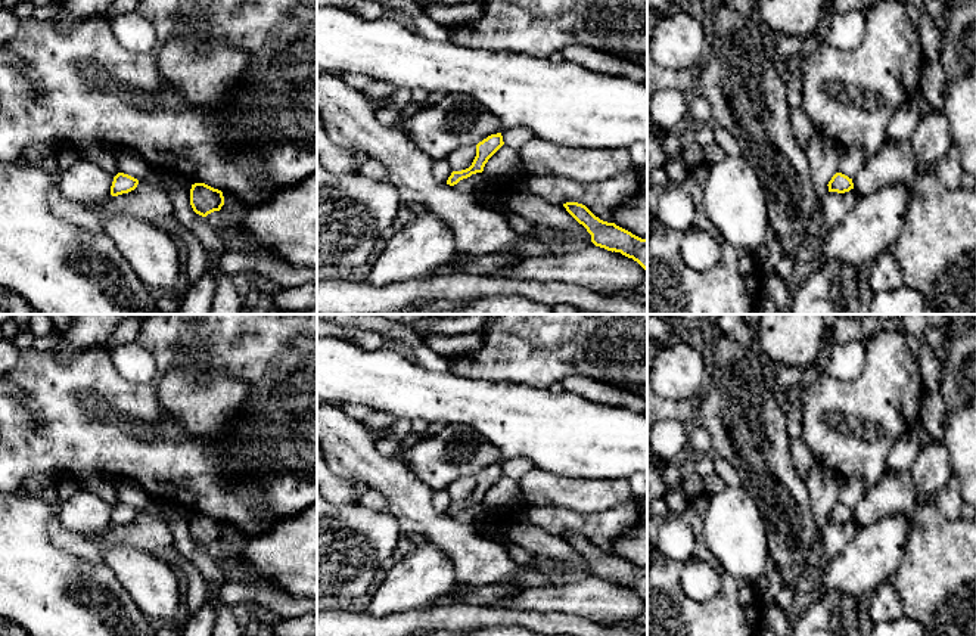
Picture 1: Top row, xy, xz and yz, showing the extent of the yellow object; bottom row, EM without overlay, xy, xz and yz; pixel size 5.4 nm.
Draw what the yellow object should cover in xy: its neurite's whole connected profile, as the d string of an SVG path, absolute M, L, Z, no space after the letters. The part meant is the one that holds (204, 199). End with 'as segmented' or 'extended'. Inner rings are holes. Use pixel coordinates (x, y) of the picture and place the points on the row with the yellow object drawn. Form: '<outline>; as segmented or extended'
M195 183L190 189L190 205L202 217L220 211L224 205L223 192L205 183Z; as segmented

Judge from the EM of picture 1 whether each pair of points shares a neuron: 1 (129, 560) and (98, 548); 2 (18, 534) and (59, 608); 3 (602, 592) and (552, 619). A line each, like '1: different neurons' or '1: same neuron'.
1: different neurons
2: same neuron
3: different neurons

